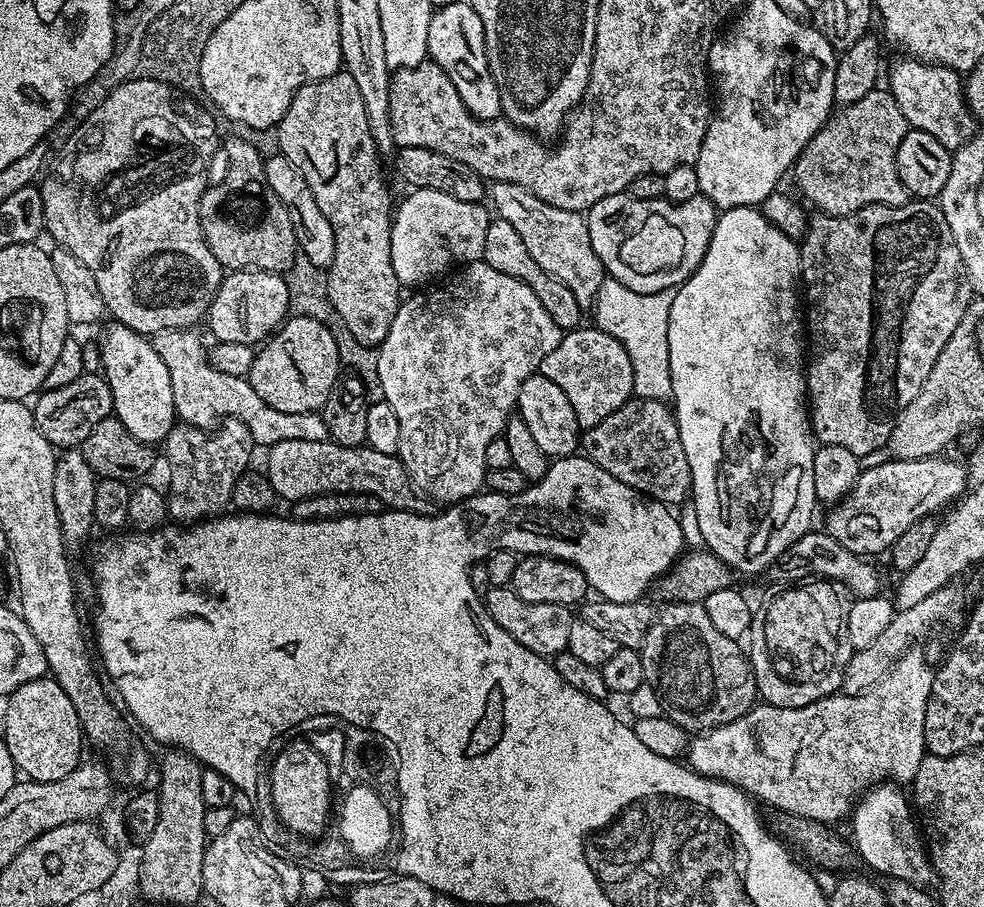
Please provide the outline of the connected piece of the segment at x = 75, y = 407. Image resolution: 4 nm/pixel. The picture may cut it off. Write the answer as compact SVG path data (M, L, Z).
M85 374L74 378L70 386L58 386L58 390L41 391L34 400L34 415L38 430L53 448L75 449L83 443L98 422L113 415L112 391L103 375Z

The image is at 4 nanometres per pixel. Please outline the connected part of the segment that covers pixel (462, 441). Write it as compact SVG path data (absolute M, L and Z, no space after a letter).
M483 262L461 267L452 278L453 280L449 284L444 284L441 288L434 289L433 292L420 290L417 291L420 292L417 296L412 296L409 300L407 297L396 311L396 317L386 338L378 345L378 378L382 381L383 401L390 404L400 423L399 458L404 464L404 469L410 474L412 483L420 489L421 493L433 501L441 500L441 505L444 506L463 502L468 497L477 495L484 488L486 446L490 446L490 442L503 433L504 426L508 423L508 417L513 415L516 408L516 399L522 382L526 382L526 378L534 375L539 369L540 363L546 358L546 354L550 354L560 345L562 335L562 330L554 322L554 318L550 318L550 314L546 314L542 302L538 302L534 290L530 290L530 286L518 282L518 278L510 278L510 274L502 274L502 270L494 270L494 266Z

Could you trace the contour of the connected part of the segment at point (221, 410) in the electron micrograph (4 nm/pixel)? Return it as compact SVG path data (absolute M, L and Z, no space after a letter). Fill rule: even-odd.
M175 328L158 332L154 337L156 353L160 355L162 362L166 362L166 370L170 370L170 382L174 386L174 406L177 417L183 423L208 430L225 418L240 420L250 430L253 441L257 445L264 444L263 446L286 442L290 438L302 438L306 442L329 439L323 415L315 412L282 414L282 410L266 406L266 402L262 402L262 398L254 394L245 377L222 374L222 370L213 366L209 349L206 344L204 348L203 342L194 333L195 331L186 328Z

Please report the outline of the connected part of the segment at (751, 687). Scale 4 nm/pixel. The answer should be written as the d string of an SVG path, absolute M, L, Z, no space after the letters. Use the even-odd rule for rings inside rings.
M672 602L667 605L669 608L657 618L647 625L647 632L643 636L642 643L639 645L638 651L642 658L642 666L644 667L644 678L647 683L656 689L657 698L663 708L663 715L670 717L678 726L682 726L689 734L699 734L709 732L711 728L717 728L723 724L734 722L738 718L742 718L757 703L758 693L756 690L756 679L752 673L752 665L748 663L747 656L744 655L741 645L737 641L731 640L722 634L721 631L713 625L710 620L710 614L707 612L705 605L700 602Z

